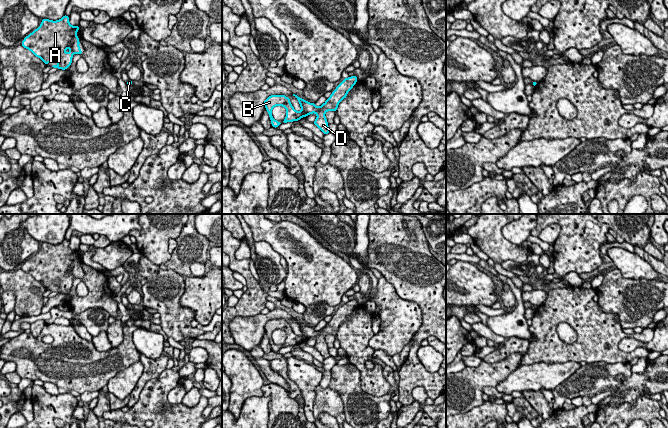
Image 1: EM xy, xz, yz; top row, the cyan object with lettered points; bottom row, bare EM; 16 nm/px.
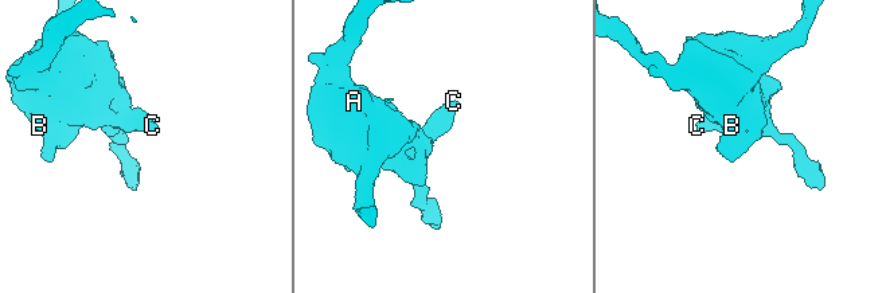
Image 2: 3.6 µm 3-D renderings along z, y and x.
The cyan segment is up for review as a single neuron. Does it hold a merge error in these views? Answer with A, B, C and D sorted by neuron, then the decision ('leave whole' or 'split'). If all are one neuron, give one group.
A B C D | leave whole

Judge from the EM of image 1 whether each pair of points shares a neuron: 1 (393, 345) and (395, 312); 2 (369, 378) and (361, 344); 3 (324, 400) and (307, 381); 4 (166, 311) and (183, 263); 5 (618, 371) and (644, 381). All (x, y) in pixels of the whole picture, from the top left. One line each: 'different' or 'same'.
1: same
2: same
3: different
4: different
5: different

